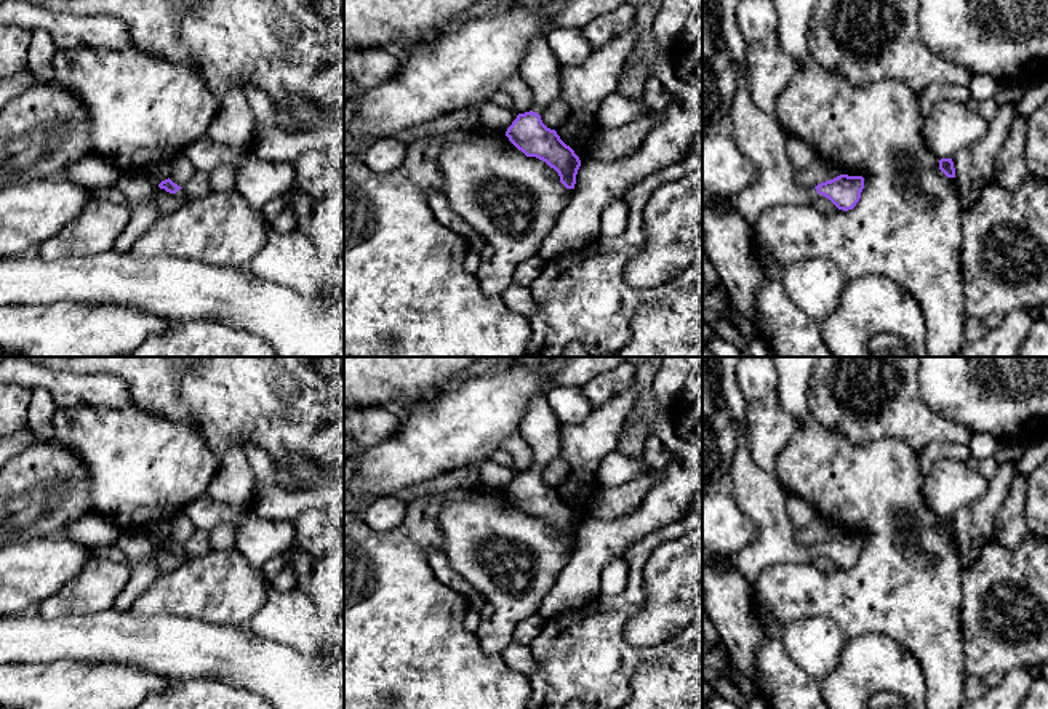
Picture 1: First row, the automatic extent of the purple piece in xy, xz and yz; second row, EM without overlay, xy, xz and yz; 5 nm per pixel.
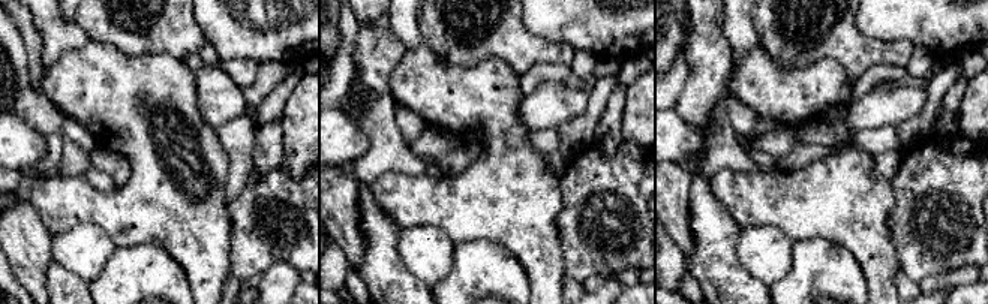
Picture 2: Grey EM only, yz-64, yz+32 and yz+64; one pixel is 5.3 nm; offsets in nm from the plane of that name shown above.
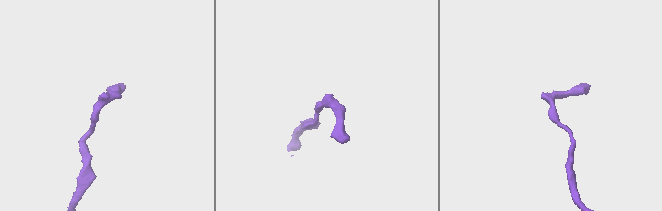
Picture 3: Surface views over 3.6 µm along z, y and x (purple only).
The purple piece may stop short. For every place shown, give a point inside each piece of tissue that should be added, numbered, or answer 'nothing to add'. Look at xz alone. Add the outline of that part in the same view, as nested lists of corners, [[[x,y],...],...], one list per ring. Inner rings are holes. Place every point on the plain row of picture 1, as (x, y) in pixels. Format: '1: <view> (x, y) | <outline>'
1: xz (540, 428) | [[[546,395],[530,402],[518,434],[534,453],[533,471],[542,474],[547,464],[560,455],[560,421],[549,407]]]

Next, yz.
1: yz (759, 493) | [[[746,423],[736,426],[738,450],[731,463],[728,490],[758,528],[752,544],[734,557],[749,584],[774,563],[813,563],[818,549],[800,546],[786,509],[786,490],[774,474],[762,471],[750,456]]]

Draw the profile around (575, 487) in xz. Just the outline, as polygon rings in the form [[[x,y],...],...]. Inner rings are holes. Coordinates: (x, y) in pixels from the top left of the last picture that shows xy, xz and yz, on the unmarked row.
[[[574,469],[555,490],[566,504],[574,504],[586,498],[586,493],[590,490],[590,487],[592,487],[590,474],[582,469]]]

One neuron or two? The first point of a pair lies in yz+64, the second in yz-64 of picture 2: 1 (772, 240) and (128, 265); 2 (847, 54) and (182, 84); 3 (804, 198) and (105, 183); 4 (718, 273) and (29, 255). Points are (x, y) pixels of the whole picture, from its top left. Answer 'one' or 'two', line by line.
1: two
2: two
3: two
4: two

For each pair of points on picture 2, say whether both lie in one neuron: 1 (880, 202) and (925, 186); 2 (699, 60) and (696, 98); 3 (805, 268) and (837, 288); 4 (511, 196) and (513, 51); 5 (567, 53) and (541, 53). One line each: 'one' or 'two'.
1: two
2: one
3: one
4: two
5: one

